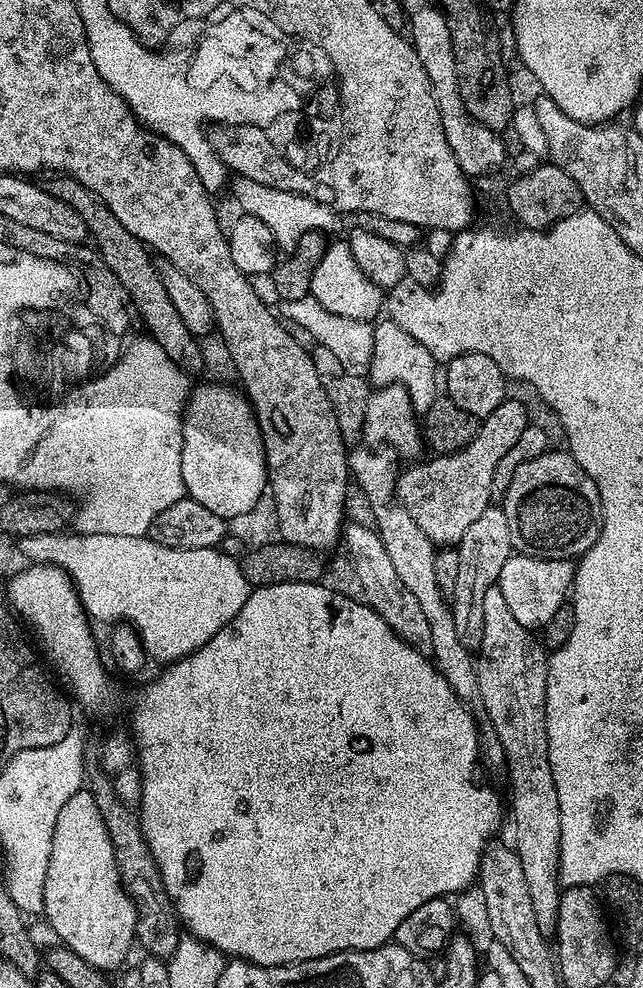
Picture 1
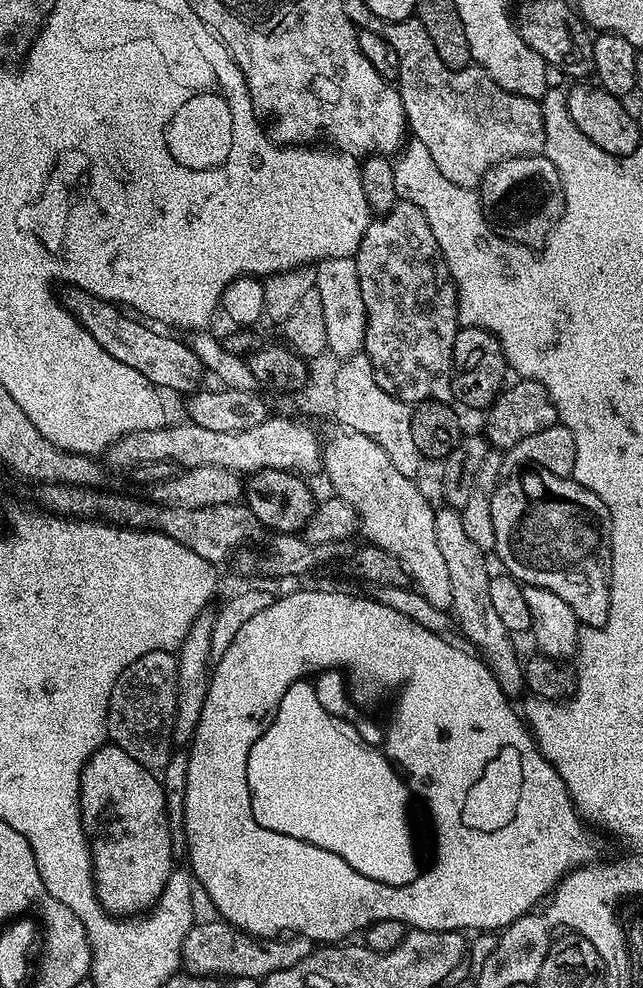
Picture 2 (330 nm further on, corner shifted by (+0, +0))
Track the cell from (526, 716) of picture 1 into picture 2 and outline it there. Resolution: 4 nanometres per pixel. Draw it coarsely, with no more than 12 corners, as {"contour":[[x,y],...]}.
{"contour":[[436,508],[451,611],[509,698],[522,656],[490,603],[486,554],[459,511]]}

